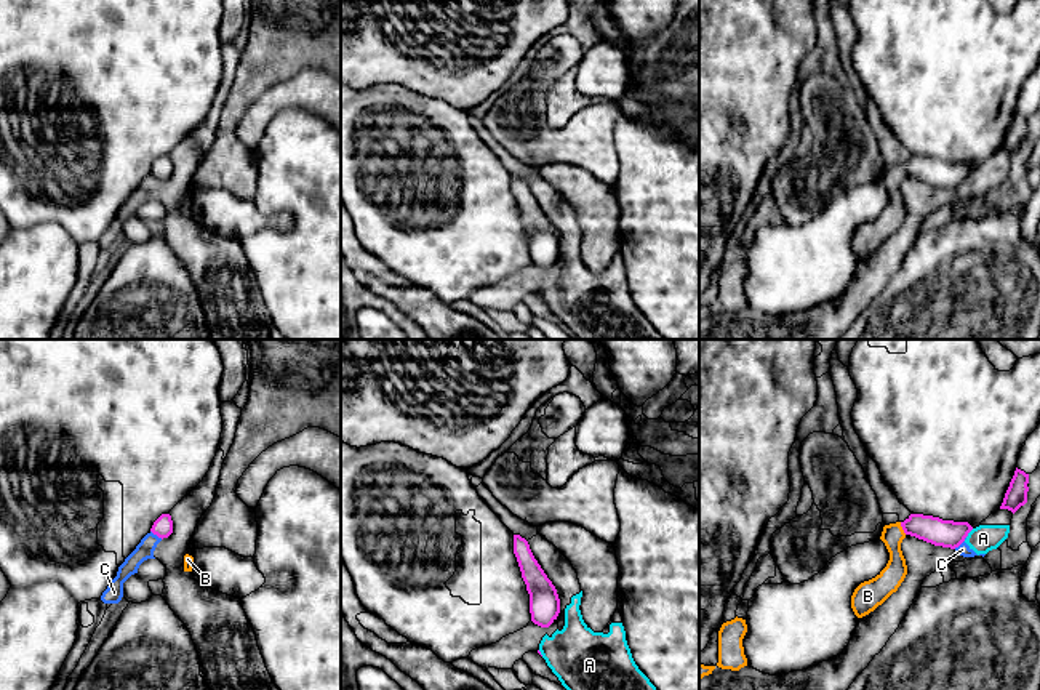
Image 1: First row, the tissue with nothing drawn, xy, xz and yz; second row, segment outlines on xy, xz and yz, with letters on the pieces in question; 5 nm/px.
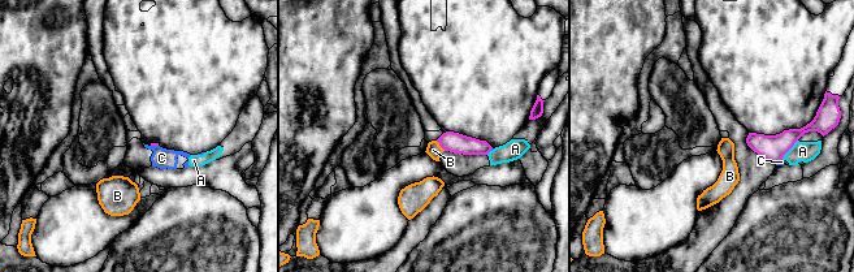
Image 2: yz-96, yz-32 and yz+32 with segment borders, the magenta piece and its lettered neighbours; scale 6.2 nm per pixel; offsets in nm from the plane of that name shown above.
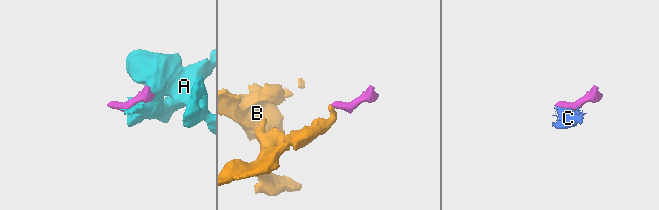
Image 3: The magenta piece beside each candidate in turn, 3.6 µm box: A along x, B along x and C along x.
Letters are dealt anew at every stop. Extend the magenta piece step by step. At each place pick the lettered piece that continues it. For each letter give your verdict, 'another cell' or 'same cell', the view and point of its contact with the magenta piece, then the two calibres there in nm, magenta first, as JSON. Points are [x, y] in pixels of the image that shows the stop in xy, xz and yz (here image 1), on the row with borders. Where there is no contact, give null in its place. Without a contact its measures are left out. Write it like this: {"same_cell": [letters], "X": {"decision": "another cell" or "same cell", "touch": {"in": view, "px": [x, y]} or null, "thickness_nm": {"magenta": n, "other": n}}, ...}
{"same_cell": ["B"], "A": {"decision": "another cell", "touch": {"in": "yz", "px": [968, 532]}, "thickness_nm": {"magenta": 140, "other": 140}}, "B": {"decision": "same cell", "touch": {"in": "yz", "px": [903, 529]}, "thickness_nm": {"magenta": 140, "other": 120}}, "C": {"decision": "another cell", "touch": {"in": "yz", "px": [960, 543]}, "thickness_nm": {"magenta": 140, "other": 70}}}

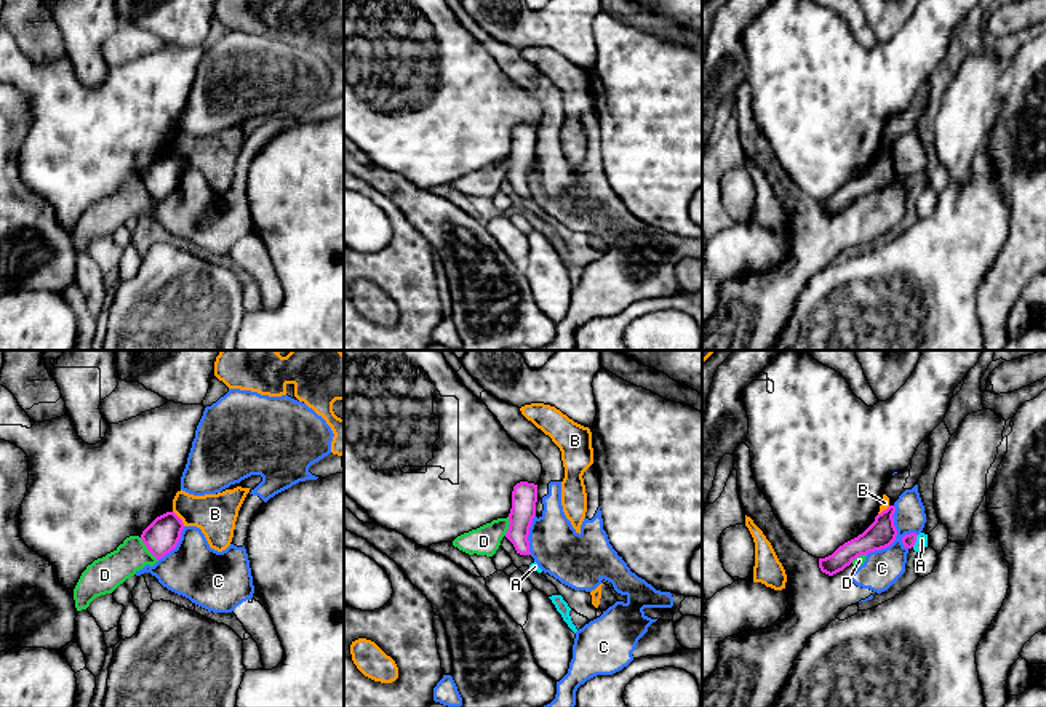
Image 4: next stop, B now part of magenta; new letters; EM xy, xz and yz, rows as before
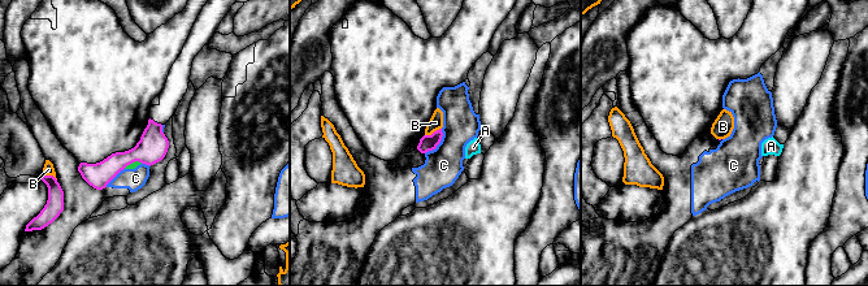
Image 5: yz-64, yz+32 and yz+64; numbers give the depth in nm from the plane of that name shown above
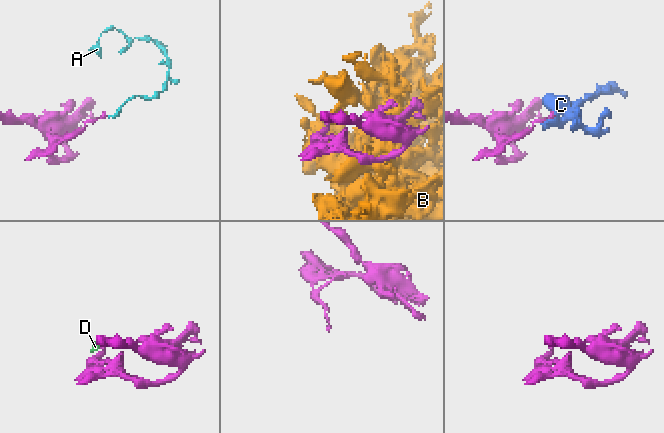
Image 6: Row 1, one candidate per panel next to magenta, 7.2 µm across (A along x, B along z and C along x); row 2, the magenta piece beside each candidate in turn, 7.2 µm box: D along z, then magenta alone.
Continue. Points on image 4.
{"same_cell": ["A"], "A": {"decision": "same cell", "touch": {"in": "yz", "px": [915, 541]}, "thickness_nm": {"magenta": 70, "other": 60}}, "B": {"decision": "another cell", "touch": {"in": "xy", "px": [179, 519]}, "thickness_nm": {"magenta": 170, "other": 200}}, "C": {"decision": "another cell", "touch": {"in": "yz", "px": [894, 538]}, "thickness_nm": {"magenta": 150, "other": 190}}, "D": {"decision": "another cell", "touch": {"in": "xy", "px": [147, 549]}, "thickness_nm": {"magenta": 170, "other": 170}}}

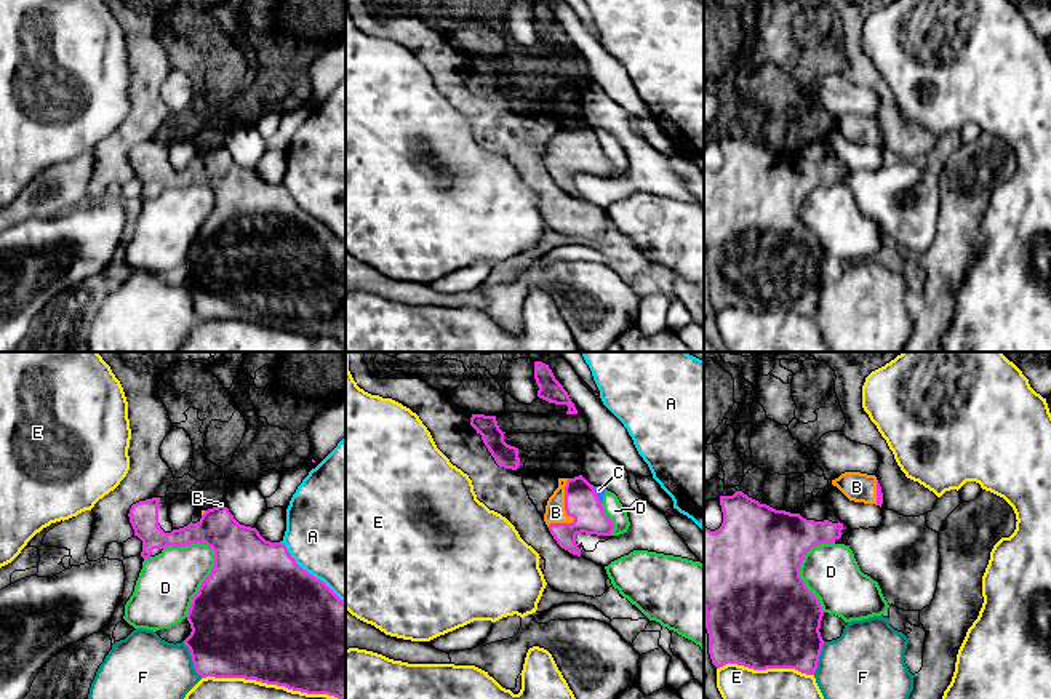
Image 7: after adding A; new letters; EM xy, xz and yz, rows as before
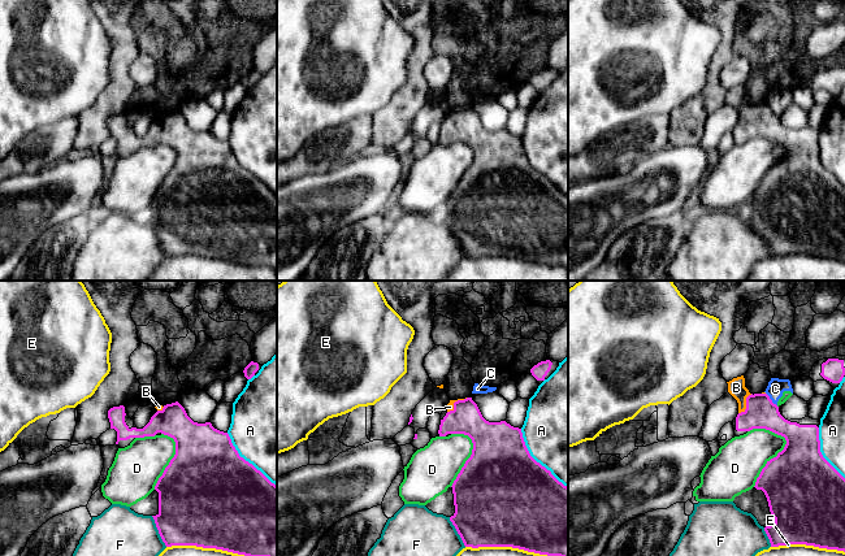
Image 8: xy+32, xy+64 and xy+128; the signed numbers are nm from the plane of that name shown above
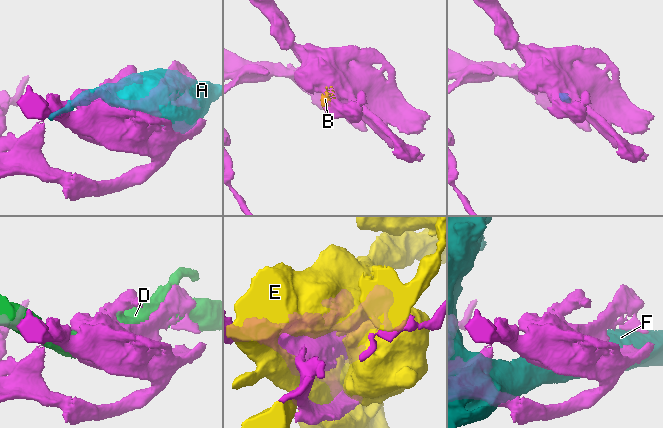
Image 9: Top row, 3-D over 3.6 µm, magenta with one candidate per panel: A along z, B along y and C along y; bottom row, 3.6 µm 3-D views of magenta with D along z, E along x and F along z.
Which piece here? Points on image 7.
{"same_cell": ["B"], "A": {"decision": "another cell", "touch": {"in": "xy", "px": [309, 573]}, "thickness_nm": {"magenta": 500, "other": 500}}, "B": {"decision": "same cell", "touch": {"in": "xz", "px": [567, 514]}, "thickness_nm": {"magenta": 170, "other": 100}}, "C": {"decision": "another cell", "touch": {"in": "xz", "px": [595, 495]}, "thickness_nm": {"magenta": 170, "other": 50}}, "D": {"decision": "another cell", "touch": {"in": "xy", "px": [205, 579]}, "thickness_nm": {"magenta": 500, "other": 300}}, "E": {"decision": "another cell", "touch": {"in": "xy", "px": [271, 683]}, "thickness_nm": {"magenta": 500, "other": 110}}, "F": {"decision": "another cell", "touch": {"in": "xy", "px": [192, 659]}, "thickness_nm": {"magenta": 440, "other": 320}}}

